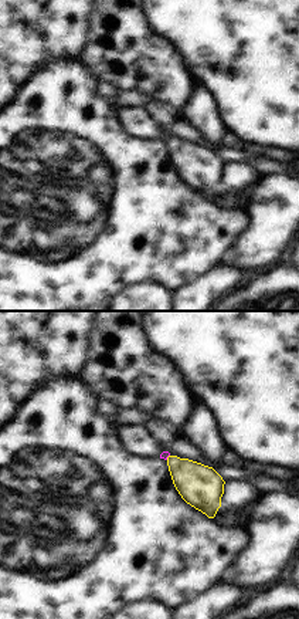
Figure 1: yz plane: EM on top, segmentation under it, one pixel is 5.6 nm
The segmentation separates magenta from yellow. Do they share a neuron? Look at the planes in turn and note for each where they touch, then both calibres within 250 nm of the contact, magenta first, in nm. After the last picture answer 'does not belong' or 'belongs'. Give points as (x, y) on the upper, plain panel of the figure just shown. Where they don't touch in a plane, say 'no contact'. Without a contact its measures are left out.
meets magenta at (167, 138); 50 nm thick on the magenta side, 240 nm on the other

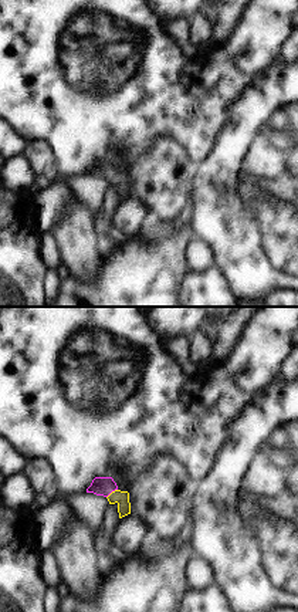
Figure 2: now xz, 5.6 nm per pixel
meets magenta at (111, 173); 110 nm thick on the magenta side, 80 nm on the other

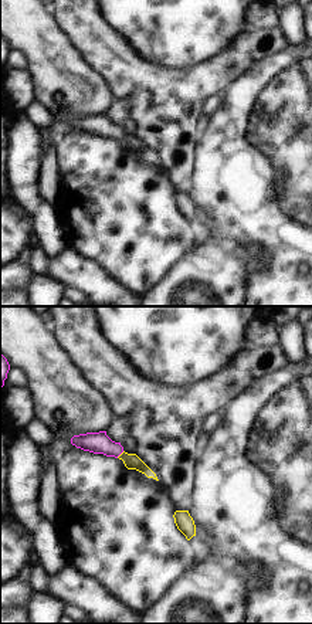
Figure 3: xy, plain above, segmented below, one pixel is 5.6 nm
meets magenta at (119, 136); 130 nm thick on the magenta side, 90 nm on the other

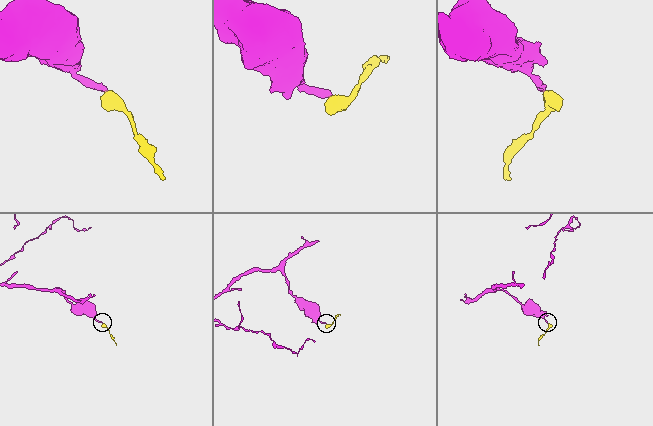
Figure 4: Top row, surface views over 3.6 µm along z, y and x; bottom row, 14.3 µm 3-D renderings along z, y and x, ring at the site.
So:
belongs

